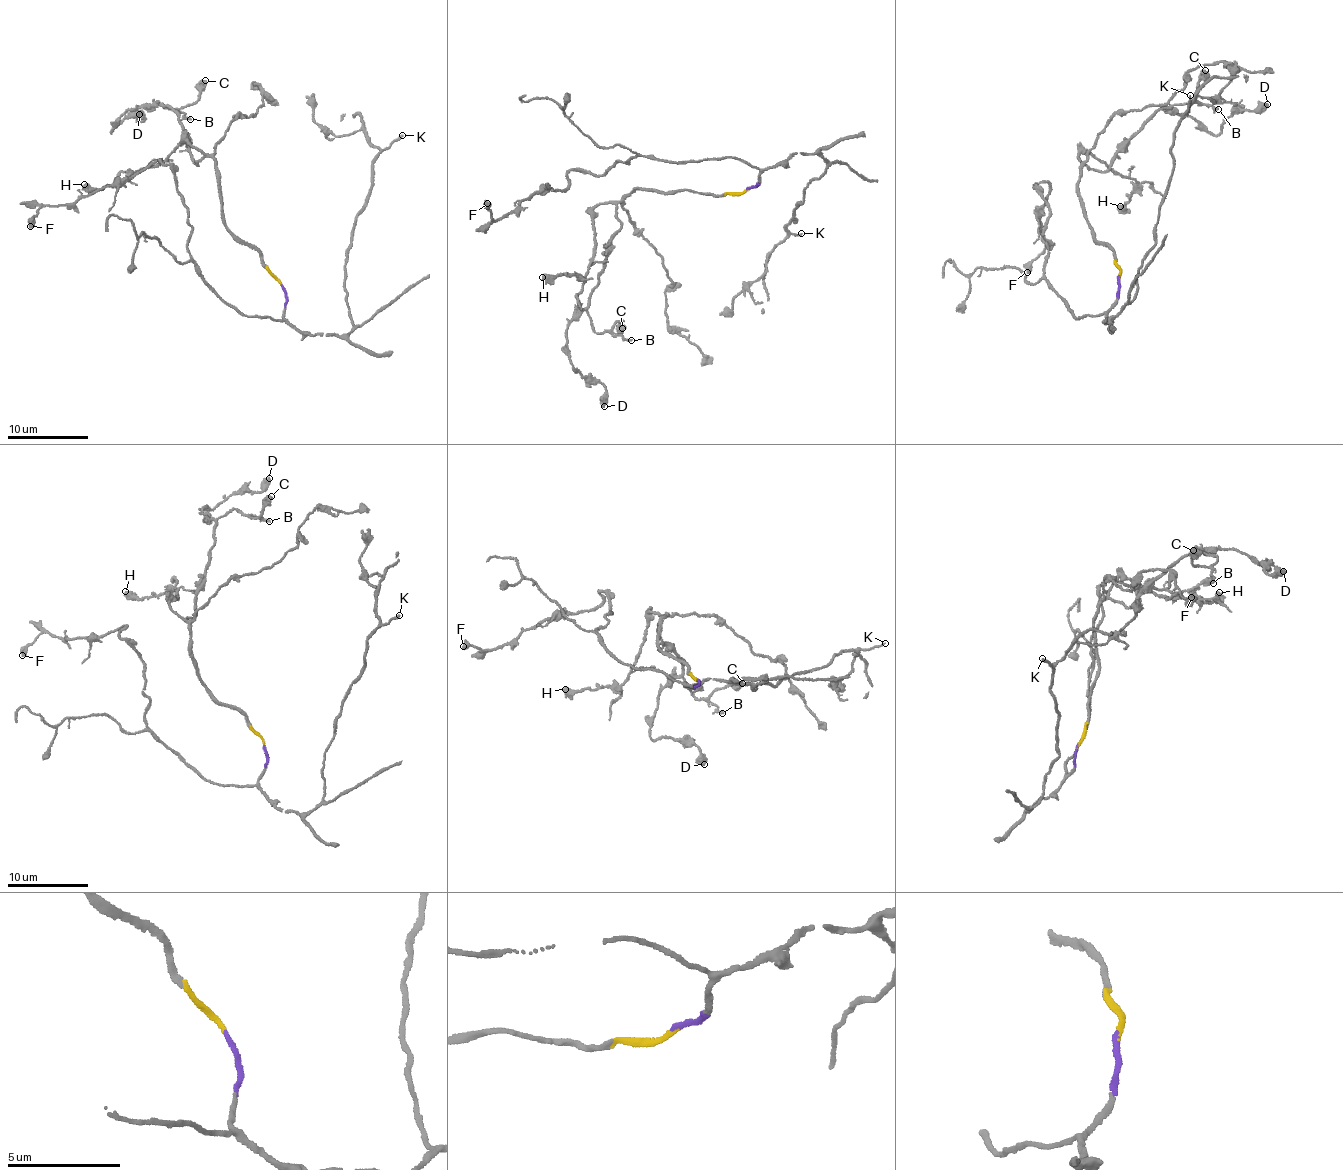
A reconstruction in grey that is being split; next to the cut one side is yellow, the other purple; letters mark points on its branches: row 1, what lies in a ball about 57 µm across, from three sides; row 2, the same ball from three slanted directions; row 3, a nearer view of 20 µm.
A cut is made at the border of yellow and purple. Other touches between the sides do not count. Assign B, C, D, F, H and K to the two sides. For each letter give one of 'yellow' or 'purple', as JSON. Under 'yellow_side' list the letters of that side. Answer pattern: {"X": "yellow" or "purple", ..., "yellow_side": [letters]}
{"B": "yellow", "C": "yellow", "D": "yellow", "F": "purple", "H": "yellow", "K": "purple", "yellow_side": ["B", "C", "D", "H"]}

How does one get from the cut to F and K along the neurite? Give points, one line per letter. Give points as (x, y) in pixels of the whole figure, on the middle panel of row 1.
F: (746, 190), (759, 170), (739, 159), (648, 156), (572, 170), (563, 191), (495, 220), (487, 204)
K: (746, 190), (799, 153), (822, 155), (824, 172), (805, 187), (795, 221), (784, 226), (802, 233)

